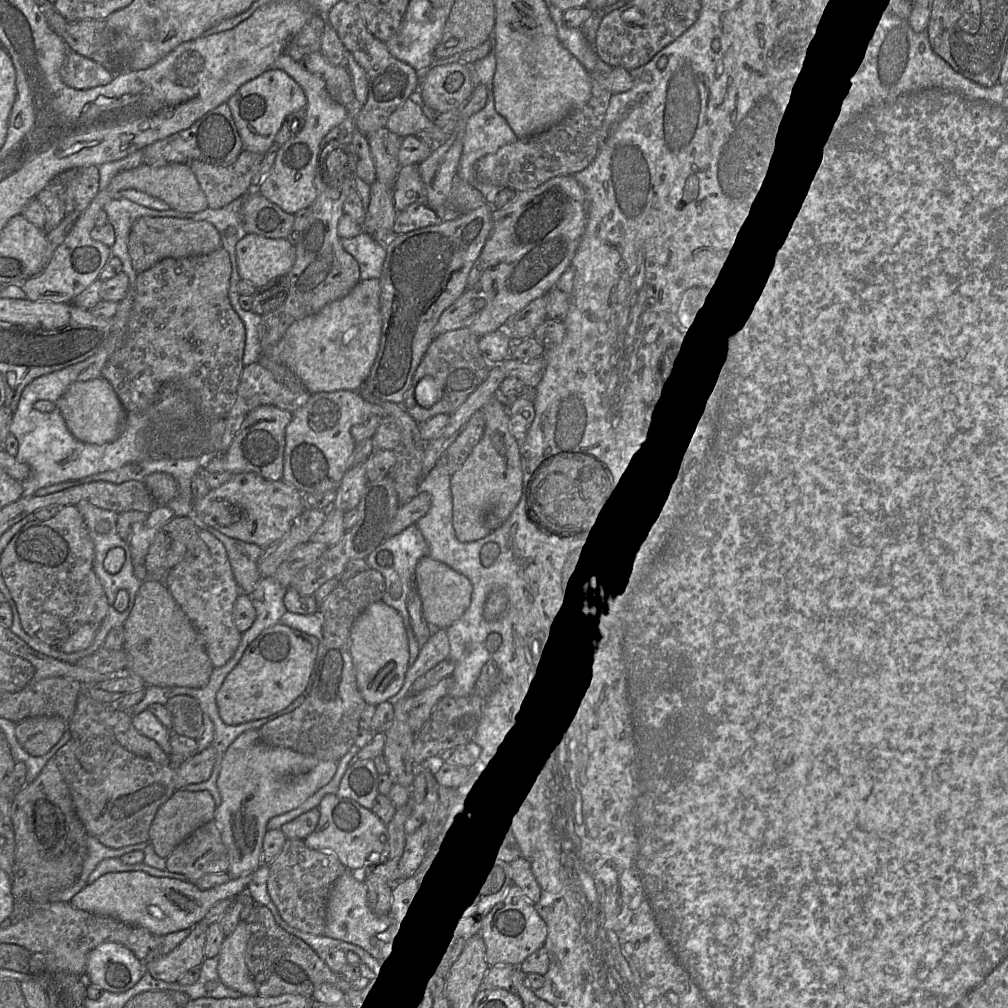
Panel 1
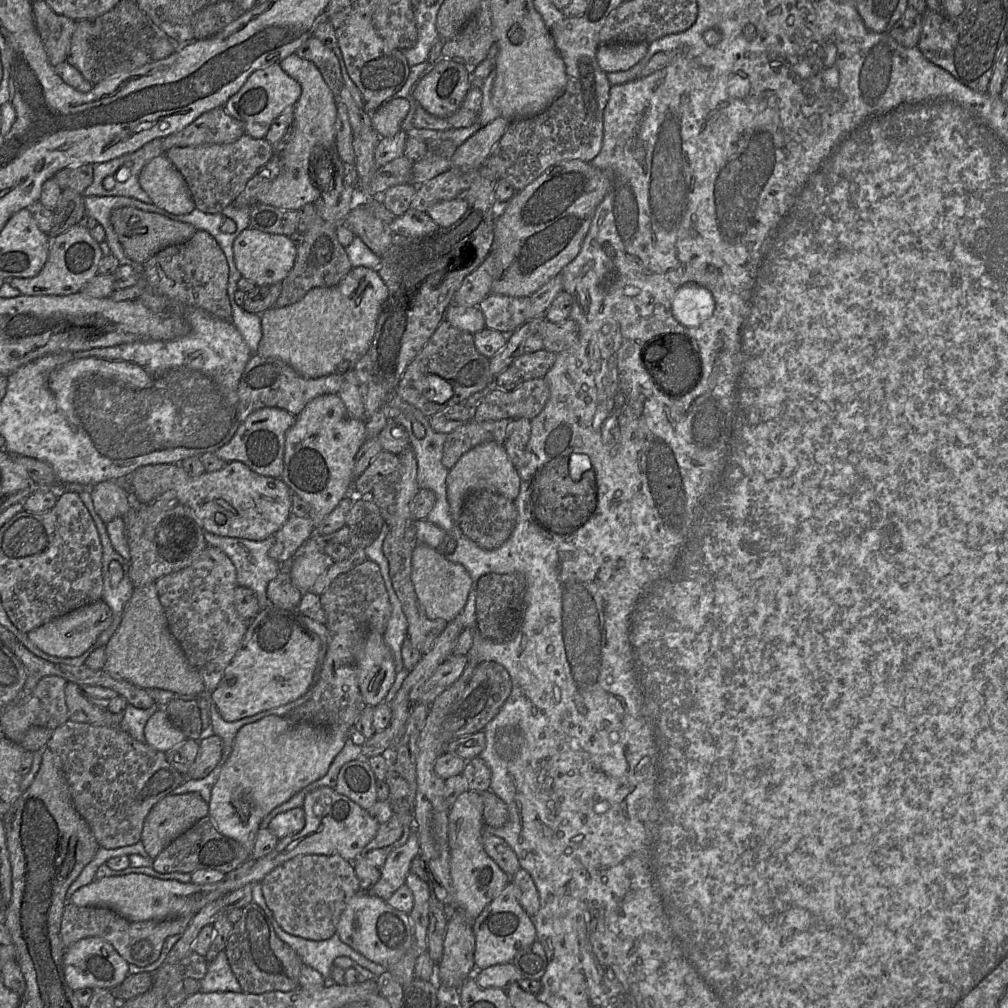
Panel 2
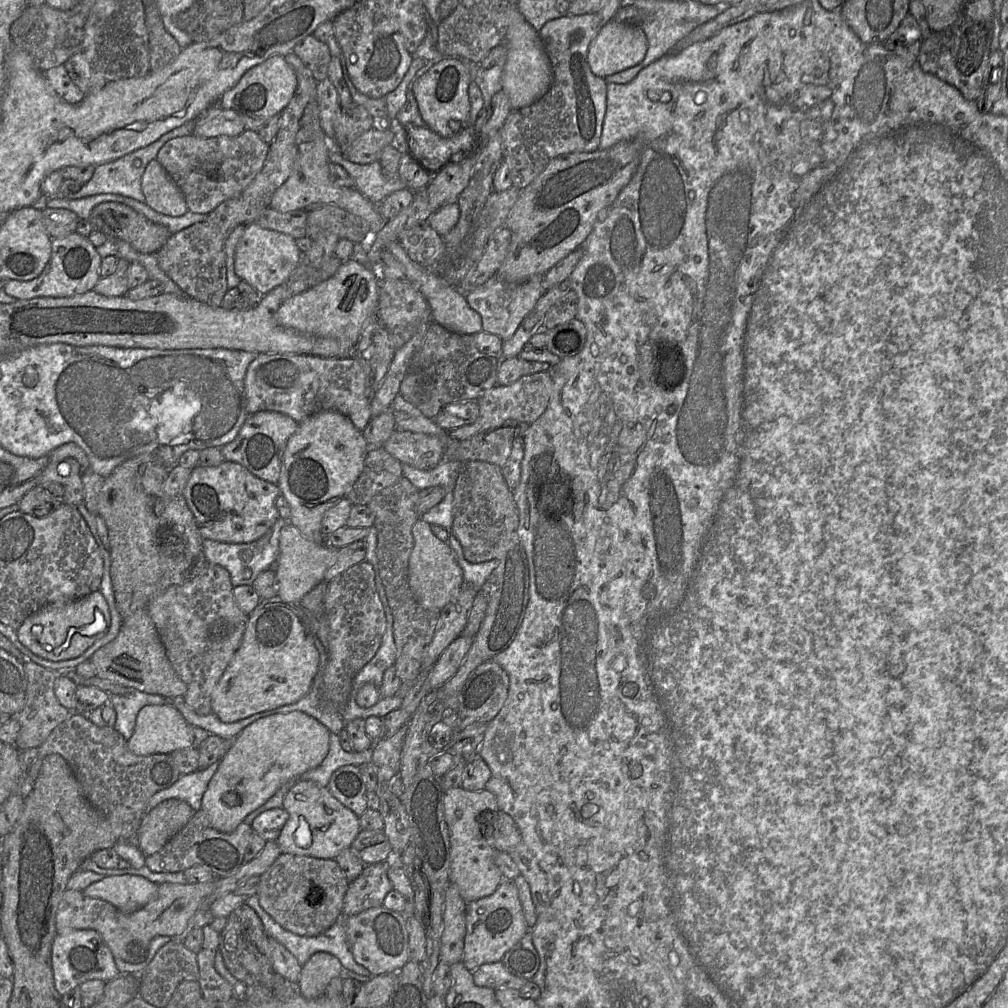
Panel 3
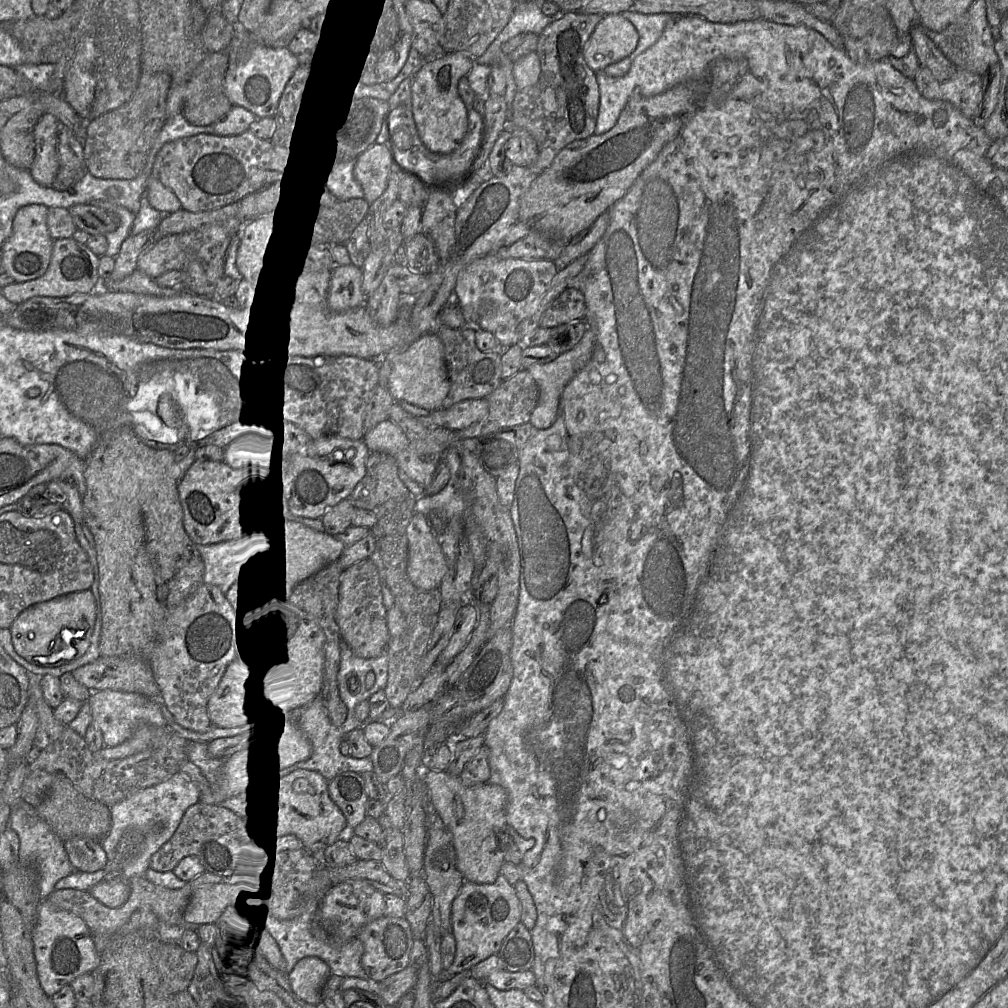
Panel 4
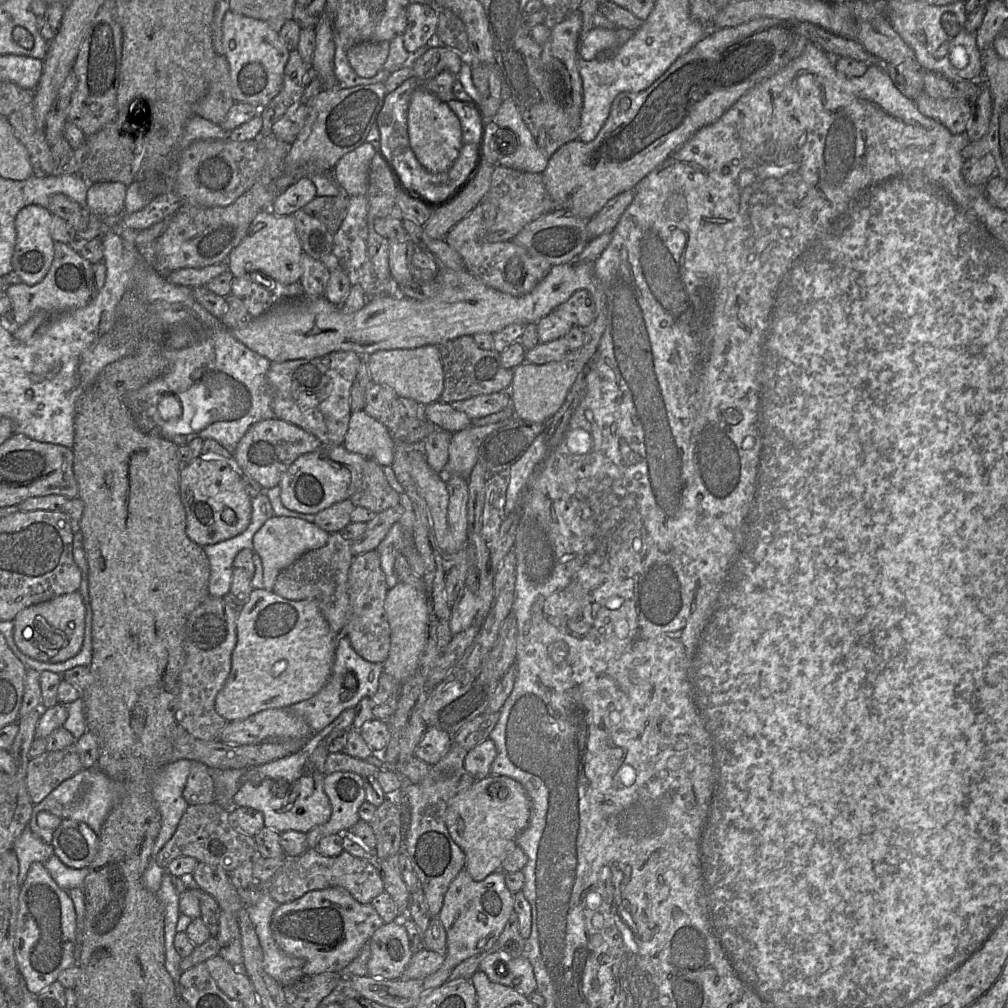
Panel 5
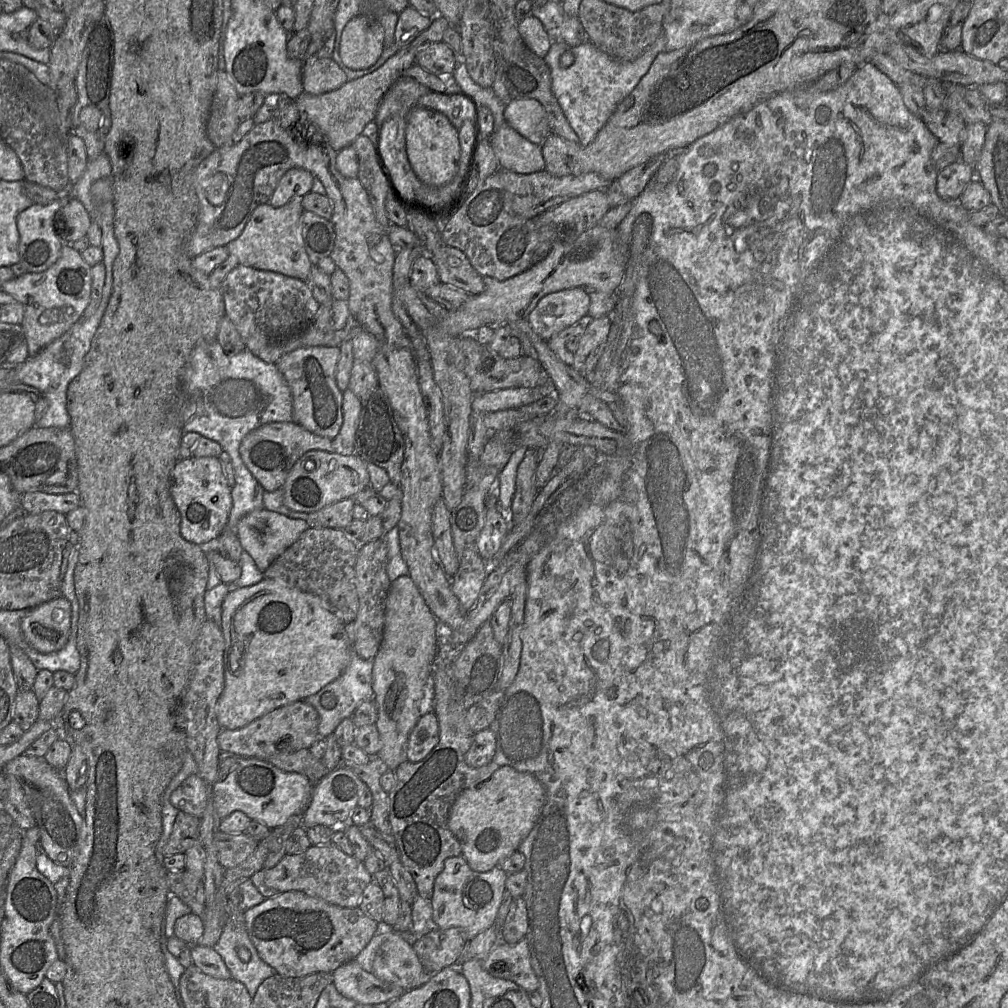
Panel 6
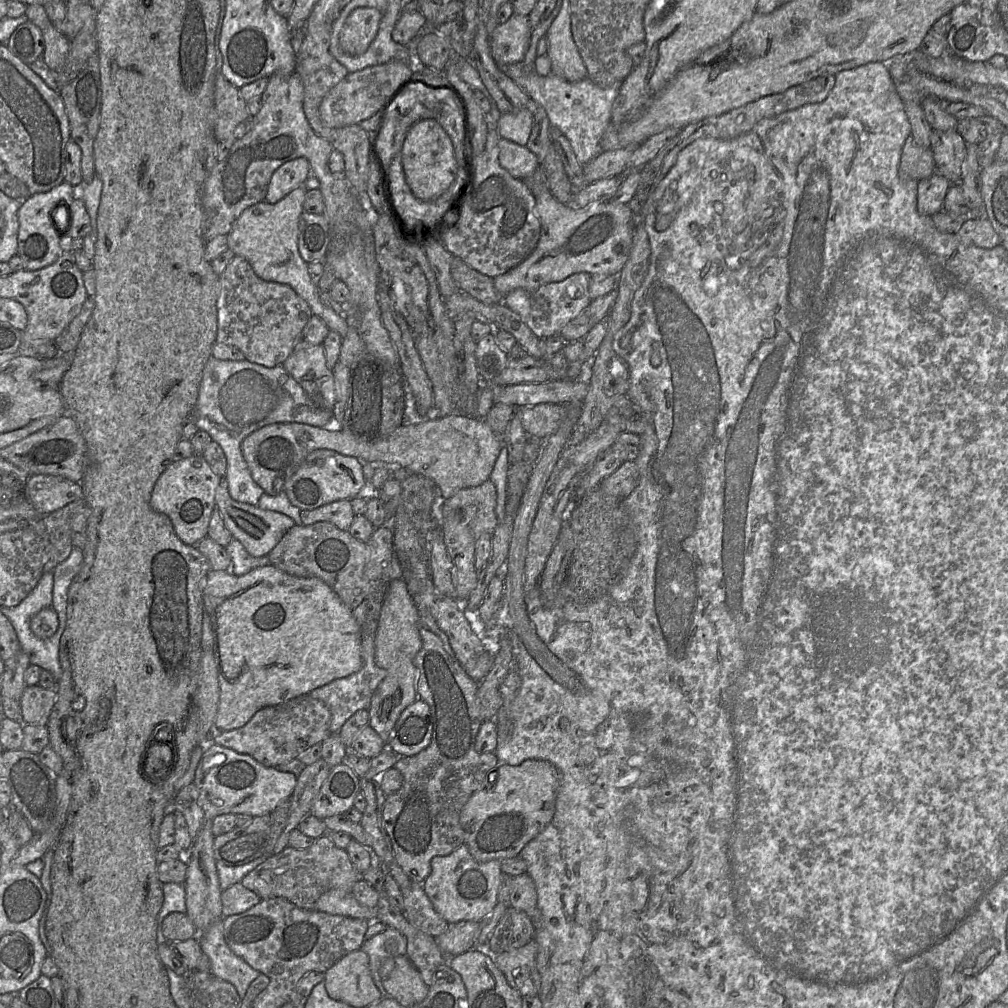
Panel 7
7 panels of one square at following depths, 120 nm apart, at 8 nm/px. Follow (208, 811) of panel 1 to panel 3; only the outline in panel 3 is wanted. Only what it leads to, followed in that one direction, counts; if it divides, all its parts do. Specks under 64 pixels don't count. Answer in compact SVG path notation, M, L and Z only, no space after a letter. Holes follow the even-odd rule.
M168 799L147 812L138 830L138 846L147 857L158 852L192 818L195 811L185 801Z

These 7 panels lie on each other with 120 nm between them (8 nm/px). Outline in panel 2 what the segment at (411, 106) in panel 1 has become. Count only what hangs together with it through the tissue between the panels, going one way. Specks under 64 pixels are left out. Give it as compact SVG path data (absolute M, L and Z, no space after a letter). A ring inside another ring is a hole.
M406 98L391 99L371 113L372 126L380 137L391 137L402 130L402 123L410 111Z

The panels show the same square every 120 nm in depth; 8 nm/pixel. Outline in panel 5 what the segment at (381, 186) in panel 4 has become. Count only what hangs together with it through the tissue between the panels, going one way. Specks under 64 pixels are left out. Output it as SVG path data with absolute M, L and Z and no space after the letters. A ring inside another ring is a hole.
M368 142L343 155L333 168L333 179L351 196L366 195L370 164L377 153Z

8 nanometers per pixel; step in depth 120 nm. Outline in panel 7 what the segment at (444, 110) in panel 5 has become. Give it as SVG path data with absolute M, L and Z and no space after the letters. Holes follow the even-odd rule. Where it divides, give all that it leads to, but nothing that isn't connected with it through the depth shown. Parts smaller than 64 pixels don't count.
M435 119L419 120L409 128L402 147L401 162L411 192L422 201L442 195L454 182L458 169L453 143Z

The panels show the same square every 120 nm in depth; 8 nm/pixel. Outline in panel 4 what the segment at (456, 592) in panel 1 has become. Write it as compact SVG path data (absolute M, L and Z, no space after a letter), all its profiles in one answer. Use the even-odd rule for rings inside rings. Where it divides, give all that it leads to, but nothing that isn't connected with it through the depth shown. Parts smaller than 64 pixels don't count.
M415 512L406 528L406 536L409 580L421 590L438 589L447 573L447 563L430 519Z

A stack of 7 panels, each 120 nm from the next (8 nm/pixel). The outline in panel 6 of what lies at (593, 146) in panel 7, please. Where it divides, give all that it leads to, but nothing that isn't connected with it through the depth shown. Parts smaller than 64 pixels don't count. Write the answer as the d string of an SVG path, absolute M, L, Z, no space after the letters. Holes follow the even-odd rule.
M662 33L640 57L625 62L612 58L590 42L577 47L570 47L566 43L551 43L543 57L550 69L551 89L580 145L587 146L594 140L619 103L648 72L655 58L665 52L665 45L666 39ZM568 51L574 60L569 66L561 67L560 58Z

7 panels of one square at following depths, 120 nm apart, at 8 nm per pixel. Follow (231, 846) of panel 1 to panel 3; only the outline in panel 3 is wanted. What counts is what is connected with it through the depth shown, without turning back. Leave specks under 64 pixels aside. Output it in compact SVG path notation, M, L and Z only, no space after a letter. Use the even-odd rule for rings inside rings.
M294 711L258 719L244 728L231 742L220 760L219 768L211 778L202 798L202 809L213 828L230 833L254 810L265 804L287 781L318 767L329 751L329 729L310 715Z

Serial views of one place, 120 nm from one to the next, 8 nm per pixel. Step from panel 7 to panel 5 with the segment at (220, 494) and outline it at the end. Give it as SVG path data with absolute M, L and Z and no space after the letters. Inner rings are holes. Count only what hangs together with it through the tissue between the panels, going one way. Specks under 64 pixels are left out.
M286 516L269 518L255 533L252 547L253 553L261 558L264 589L273 591L273 586L281 571L288 568L304 553L324 546L328 537L328 532L303 519Z

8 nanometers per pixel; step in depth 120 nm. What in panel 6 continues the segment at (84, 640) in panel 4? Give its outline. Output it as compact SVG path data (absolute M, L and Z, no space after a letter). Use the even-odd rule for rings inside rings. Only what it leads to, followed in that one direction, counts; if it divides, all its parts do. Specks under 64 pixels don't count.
M63 596L31 609L21 621L26 643L40 653L61 650L71 630L71 603Z

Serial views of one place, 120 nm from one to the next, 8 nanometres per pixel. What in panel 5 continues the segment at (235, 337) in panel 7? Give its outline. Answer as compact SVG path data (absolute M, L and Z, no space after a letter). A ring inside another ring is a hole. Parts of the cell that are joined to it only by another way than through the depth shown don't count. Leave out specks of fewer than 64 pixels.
M251 274L233 278L232 295L239 298L253 319L263 315L269 308L285 299L304 297L300 282L284 285L269 282L267 286L257 283Z

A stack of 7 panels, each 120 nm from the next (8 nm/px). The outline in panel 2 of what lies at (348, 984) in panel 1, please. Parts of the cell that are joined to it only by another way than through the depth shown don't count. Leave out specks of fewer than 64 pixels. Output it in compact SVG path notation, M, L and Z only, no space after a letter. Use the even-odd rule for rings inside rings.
M256 903L243 908L241 918L234 924L228 938L226 955L243 992L262 994L270 991L290 992L299 988L303 962L299 955L276 934L270 919Z

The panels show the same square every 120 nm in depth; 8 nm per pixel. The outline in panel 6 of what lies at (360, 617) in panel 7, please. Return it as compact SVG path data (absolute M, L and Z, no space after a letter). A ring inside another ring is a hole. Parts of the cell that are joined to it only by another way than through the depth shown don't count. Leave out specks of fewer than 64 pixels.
M351 647L350 660L347 668L342 675L323 687L318 693L308 696L303 701L313 706L320 717L318 733L320 738L326 738L334 733L337 726L346 718L350 718L354 711L364 702L374 698L373 685L373 661L361 658ZM324 694L333 694L336 699L336 705L332 709L326 709L321 704Z

